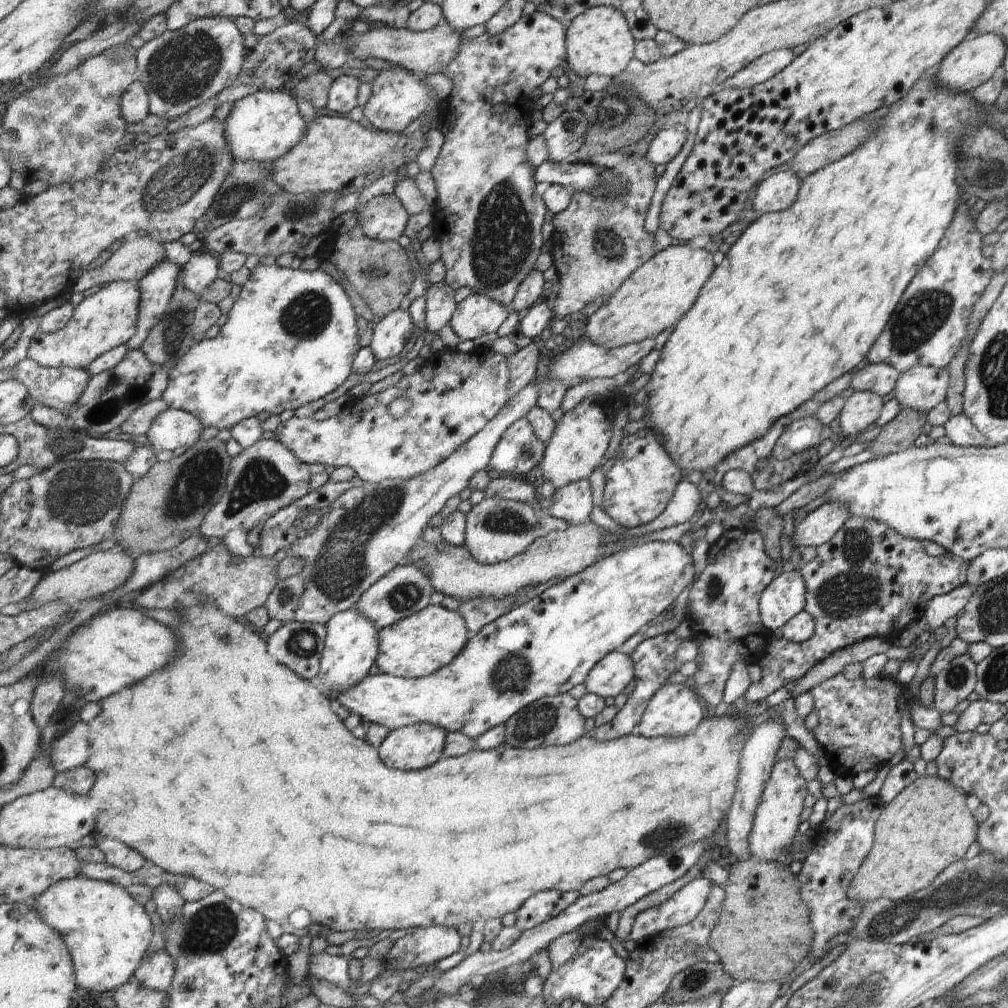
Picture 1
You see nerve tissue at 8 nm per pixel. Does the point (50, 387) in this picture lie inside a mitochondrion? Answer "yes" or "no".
no

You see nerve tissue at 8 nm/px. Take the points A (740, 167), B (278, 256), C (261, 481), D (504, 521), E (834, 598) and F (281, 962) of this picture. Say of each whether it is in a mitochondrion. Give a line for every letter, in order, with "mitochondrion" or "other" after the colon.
A: other
B: other
C: mitochondrion
D: mitochondrion
E: mitochondrion
F: other

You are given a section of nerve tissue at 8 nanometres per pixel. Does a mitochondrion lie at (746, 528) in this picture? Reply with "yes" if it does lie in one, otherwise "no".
no

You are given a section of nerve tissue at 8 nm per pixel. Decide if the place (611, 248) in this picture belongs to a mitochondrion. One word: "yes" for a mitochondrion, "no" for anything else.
yes

